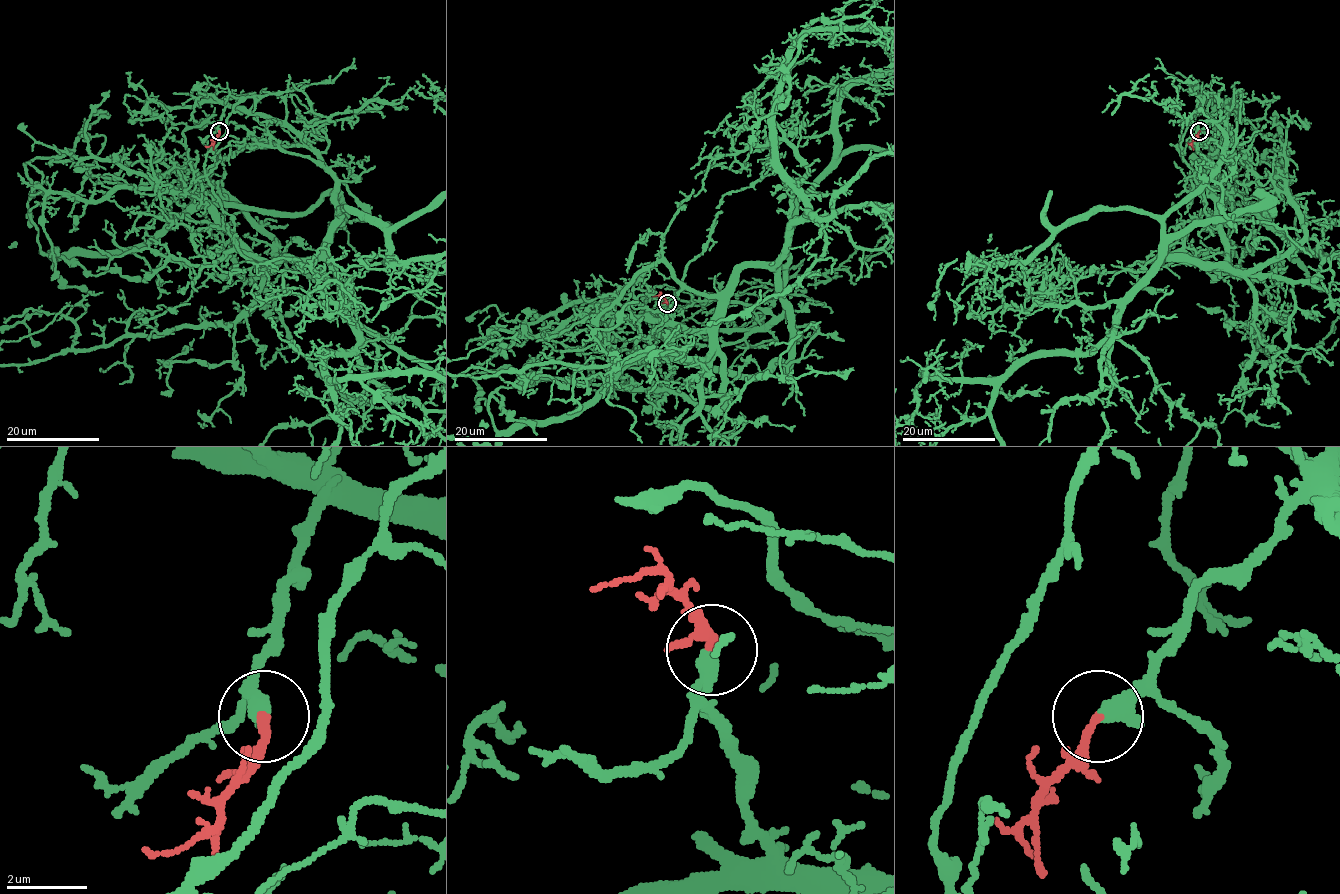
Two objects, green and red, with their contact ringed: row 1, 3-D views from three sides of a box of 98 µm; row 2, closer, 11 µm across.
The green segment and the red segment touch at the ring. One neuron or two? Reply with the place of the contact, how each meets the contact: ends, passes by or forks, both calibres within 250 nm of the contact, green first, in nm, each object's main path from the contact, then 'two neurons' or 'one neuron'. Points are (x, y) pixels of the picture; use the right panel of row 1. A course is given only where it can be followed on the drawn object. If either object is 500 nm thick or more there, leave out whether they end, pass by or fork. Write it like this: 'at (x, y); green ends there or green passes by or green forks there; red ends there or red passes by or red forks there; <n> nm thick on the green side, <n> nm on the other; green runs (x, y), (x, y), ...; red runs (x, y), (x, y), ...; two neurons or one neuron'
at (1199, 131); green ends there; red ends there; 460 nm thick on the green side, 240 nm on the other; red runs (1199, 131), (1192, 146); one neuron

